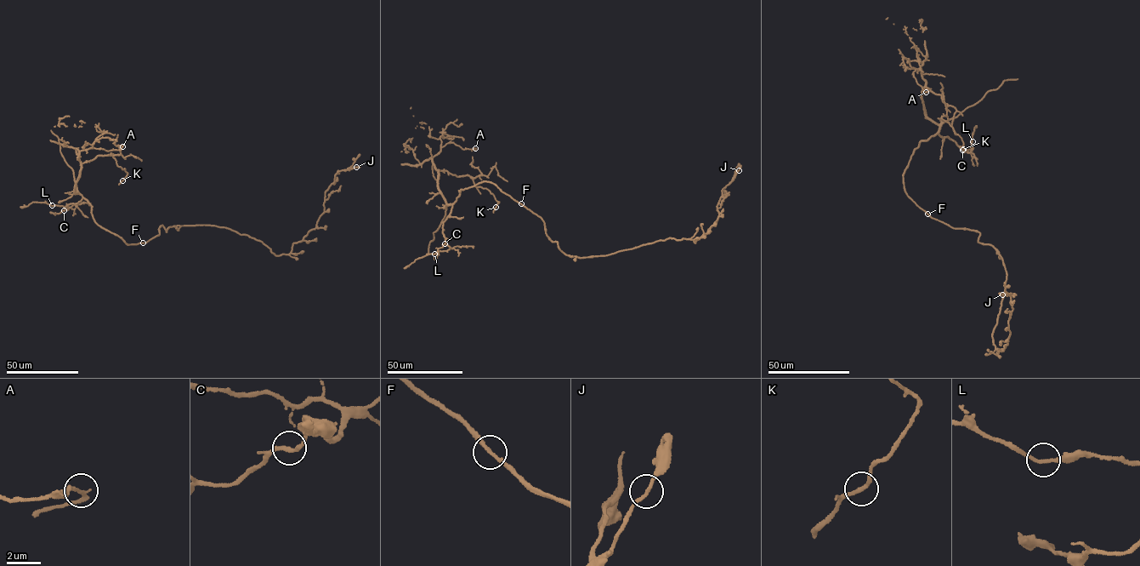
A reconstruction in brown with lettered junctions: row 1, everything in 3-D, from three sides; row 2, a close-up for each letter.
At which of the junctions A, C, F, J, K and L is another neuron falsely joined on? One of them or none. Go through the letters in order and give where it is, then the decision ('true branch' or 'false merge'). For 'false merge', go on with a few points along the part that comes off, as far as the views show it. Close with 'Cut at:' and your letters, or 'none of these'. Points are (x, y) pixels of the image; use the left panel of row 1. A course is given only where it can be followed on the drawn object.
A: (122, 146) | true branch
C: (64, 210) | true branch
F: (143, 242) | true branch
J: (356, 167) | true branch
K: (122, 180) | true branch
L: (52, 205) | true branch
Cut at: none of these

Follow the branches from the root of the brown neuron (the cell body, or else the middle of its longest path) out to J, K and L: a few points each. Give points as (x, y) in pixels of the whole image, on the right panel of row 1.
J: (976, 231), (978, 242), (998, 251), (1006, 273), (992, 335), (1001, 351), (1012, 308), (1012, 294), (1002, 294)
K: (976, 231), (932, 218), (905, 191), (911, 156), (939, 128), (925, 113), (923, 88), (955, 109), (962, 150)
L: (976, 231), (953, 228), (929, 215), (906, 193), (902, 176), (919, 142), (938, 133), (968, 152), (972, 141)

